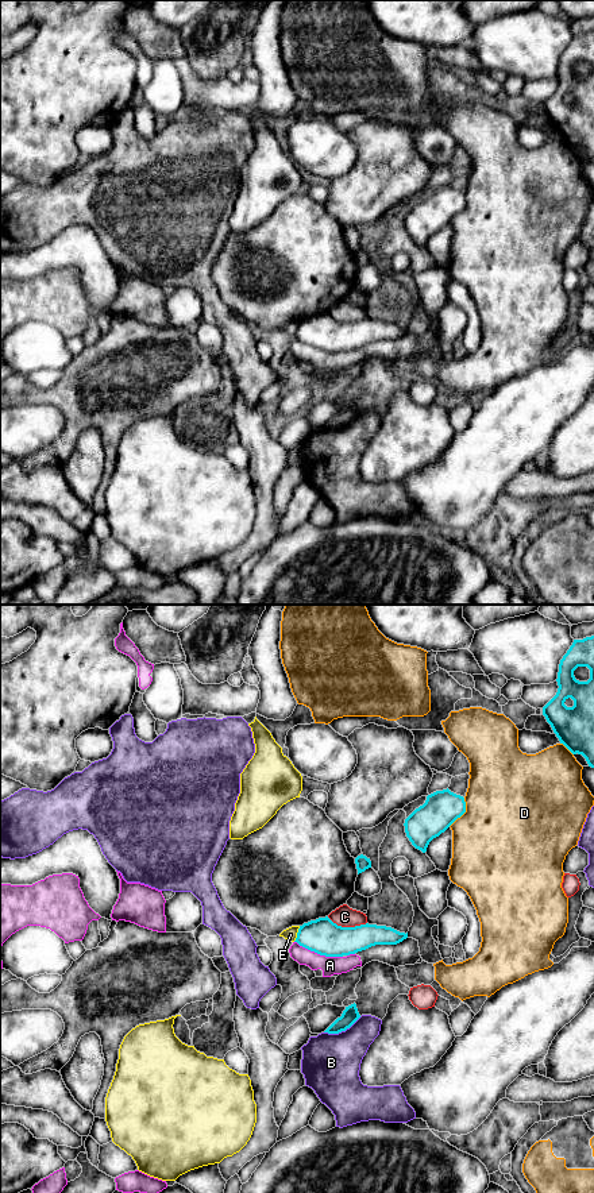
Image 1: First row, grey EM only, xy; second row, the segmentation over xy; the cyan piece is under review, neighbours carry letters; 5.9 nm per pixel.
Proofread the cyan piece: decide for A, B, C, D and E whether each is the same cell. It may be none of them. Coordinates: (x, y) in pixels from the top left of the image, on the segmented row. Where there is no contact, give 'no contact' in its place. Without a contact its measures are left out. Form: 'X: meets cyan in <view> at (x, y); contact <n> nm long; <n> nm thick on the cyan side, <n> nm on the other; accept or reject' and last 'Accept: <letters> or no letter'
A: meets cyan in xy at (319, 953); contact 300 nm long; 200 nm thick on the cyan side, 110 nm on the other; reject
B: meets cyan in xy at (342, 1030); contact 240 nm long; 100 nm thick on the cyan side, 340 nm on the other; reject
C: meets cyan in xy at (347, 927); contact 240 nm long; 200 nm thick on the cyan side, 120 nm on the other; reject
D: meets cyan in xy at (463, 813); contact 200 nm long; 220 nm thick on the cyan side, 500 nm on the other; reject
E: meets cyan in xy at (297, 934); contact 100 nm long; 200 nm thick on the cyan side, 80 nm on the other; reject
Accept: no letter

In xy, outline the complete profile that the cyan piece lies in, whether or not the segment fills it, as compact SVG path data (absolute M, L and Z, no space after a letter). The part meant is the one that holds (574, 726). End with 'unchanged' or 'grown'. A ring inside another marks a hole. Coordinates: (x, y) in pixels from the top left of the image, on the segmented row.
M594 636L583 640L574 640L563 656L558 672L558 692L543 707L543 715L551 725L554 733L572 754L582 754L589 767L594 768ZM578 667L590 669L590 679L579 682L574 676Z; unchanged

